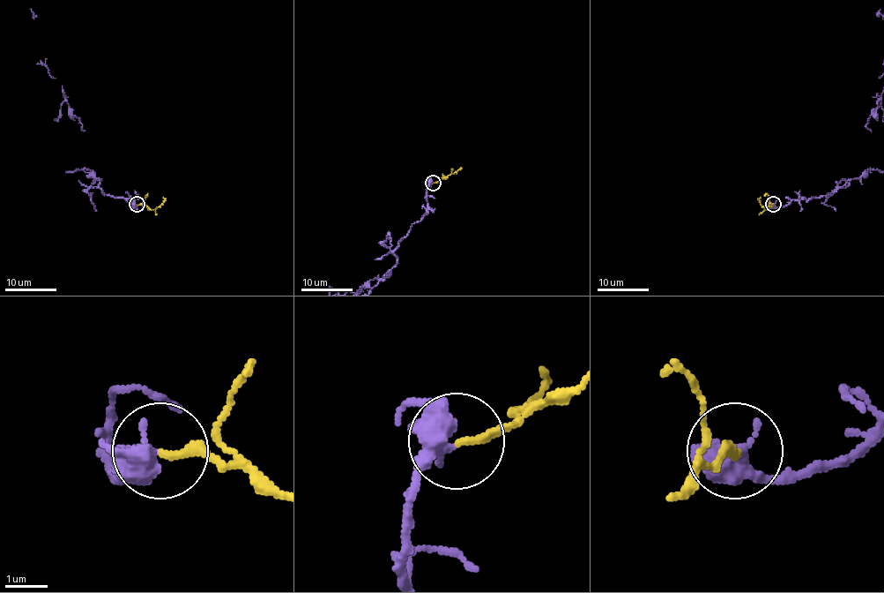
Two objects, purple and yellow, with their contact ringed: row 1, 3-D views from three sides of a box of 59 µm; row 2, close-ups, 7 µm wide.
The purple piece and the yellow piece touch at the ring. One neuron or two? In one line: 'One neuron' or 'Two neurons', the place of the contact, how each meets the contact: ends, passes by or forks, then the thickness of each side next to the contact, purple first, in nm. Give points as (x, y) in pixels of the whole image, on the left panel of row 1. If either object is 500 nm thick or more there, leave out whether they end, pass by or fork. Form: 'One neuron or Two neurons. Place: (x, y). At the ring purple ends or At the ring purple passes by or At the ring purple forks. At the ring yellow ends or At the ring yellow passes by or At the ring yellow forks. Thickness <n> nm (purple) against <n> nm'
One neuron. Place: (137, 204). At the ring purple passes by. At the ring yellow ends. Thickness 400 nm (purple) against 200 nm

